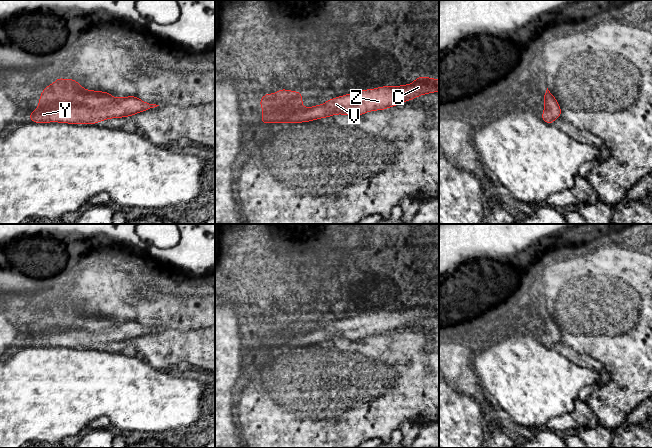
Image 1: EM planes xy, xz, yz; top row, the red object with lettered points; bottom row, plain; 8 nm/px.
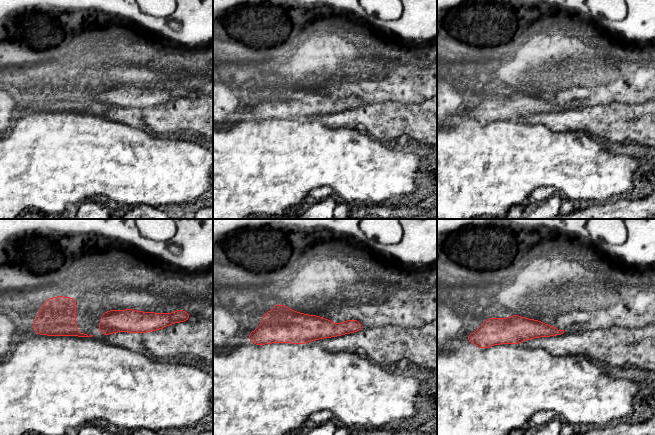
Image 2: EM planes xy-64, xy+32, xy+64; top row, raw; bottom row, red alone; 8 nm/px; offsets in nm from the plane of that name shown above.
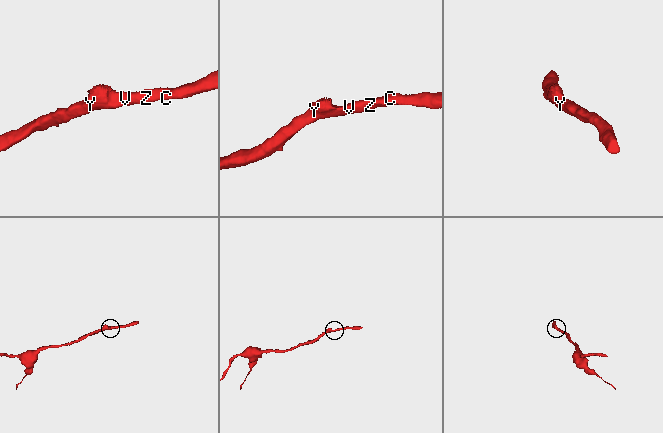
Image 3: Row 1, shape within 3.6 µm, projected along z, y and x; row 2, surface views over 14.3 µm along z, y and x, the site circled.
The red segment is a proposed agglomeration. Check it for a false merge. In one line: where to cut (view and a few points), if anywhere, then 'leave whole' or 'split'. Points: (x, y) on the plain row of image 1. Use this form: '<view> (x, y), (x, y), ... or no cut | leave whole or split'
no cut | leave whole

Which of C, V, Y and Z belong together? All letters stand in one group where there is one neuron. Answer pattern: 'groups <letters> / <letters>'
groups C V Y Z

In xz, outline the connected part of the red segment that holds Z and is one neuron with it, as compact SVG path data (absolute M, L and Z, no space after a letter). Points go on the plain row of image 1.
M418 301L412 308L362 314L328 324L315 331L302 331L302 318L281 313L274 318L265 318L260 324L263 340L260 347L299 347L334 338L359 340L373 334L384 334L419 319L439 315L439 304Z

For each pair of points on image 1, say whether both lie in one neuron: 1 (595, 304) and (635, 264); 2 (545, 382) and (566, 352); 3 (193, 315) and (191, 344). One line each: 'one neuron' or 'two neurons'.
1: one neuron
2: two neurons
3: two neurons

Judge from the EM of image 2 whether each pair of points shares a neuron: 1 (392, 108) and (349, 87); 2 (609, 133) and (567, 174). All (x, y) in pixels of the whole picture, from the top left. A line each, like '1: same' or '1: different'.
1: different
2: different

